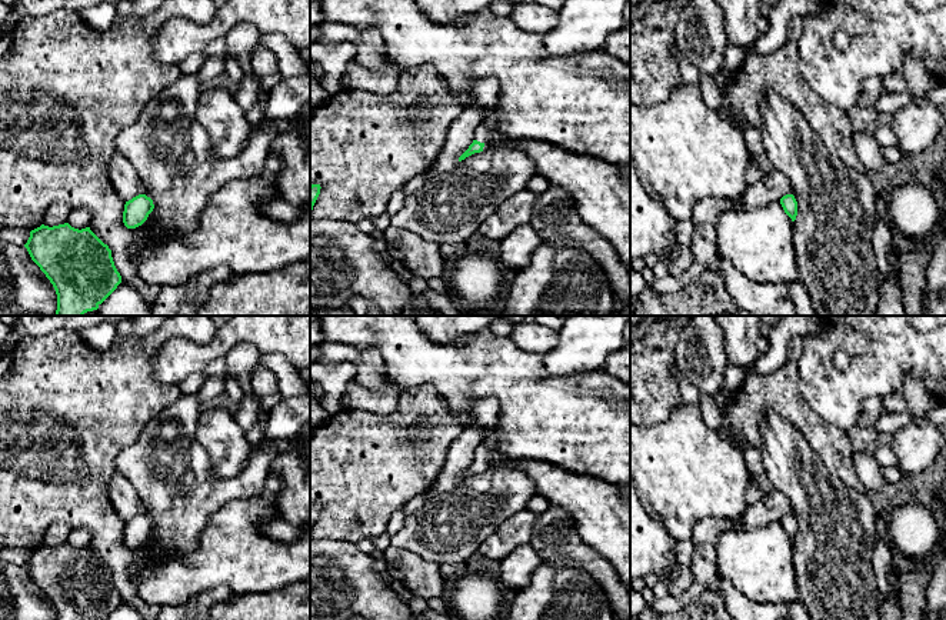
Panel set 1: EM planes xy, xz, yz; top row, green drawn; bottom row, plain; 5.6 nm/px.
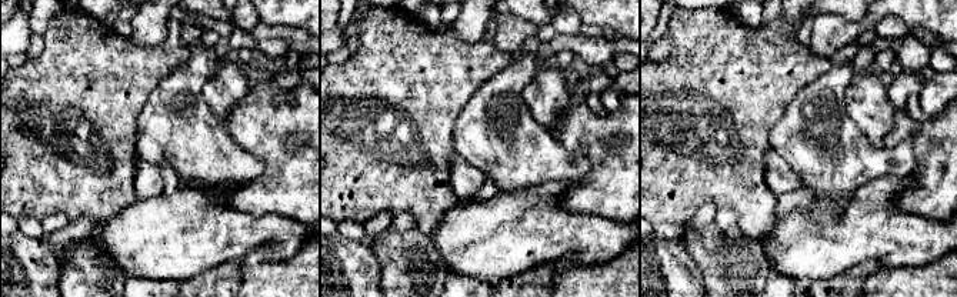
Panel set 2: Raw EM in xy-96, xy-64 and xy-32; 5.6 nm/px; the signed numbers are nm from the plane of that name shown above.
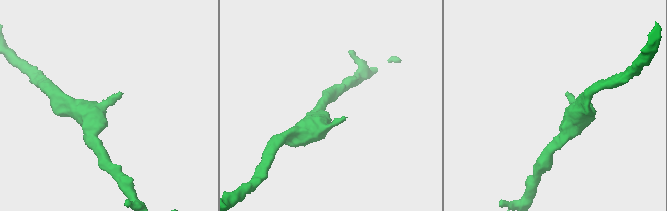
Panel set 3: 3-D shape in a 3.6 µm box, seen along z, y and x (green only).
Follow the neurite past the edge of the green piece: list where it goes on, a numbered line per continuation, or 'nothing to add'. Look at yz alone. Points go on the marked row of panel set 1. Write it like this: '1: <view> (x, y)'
nothing to add

